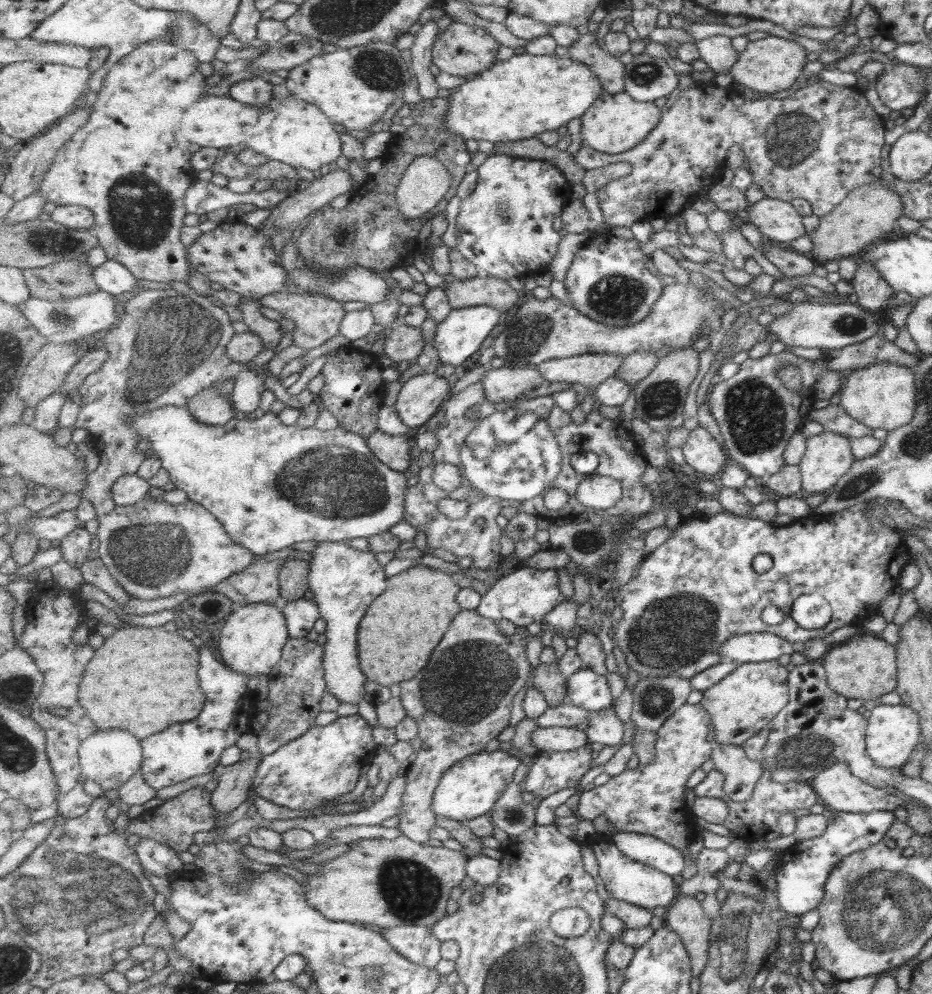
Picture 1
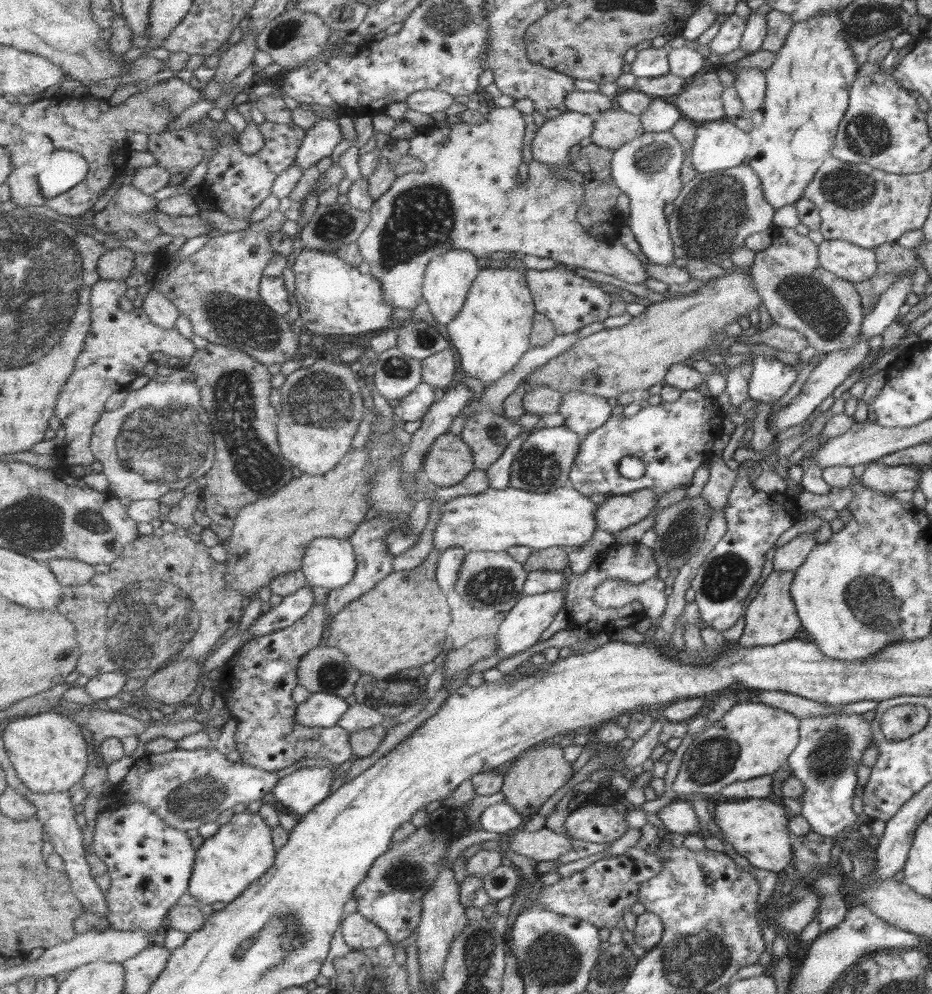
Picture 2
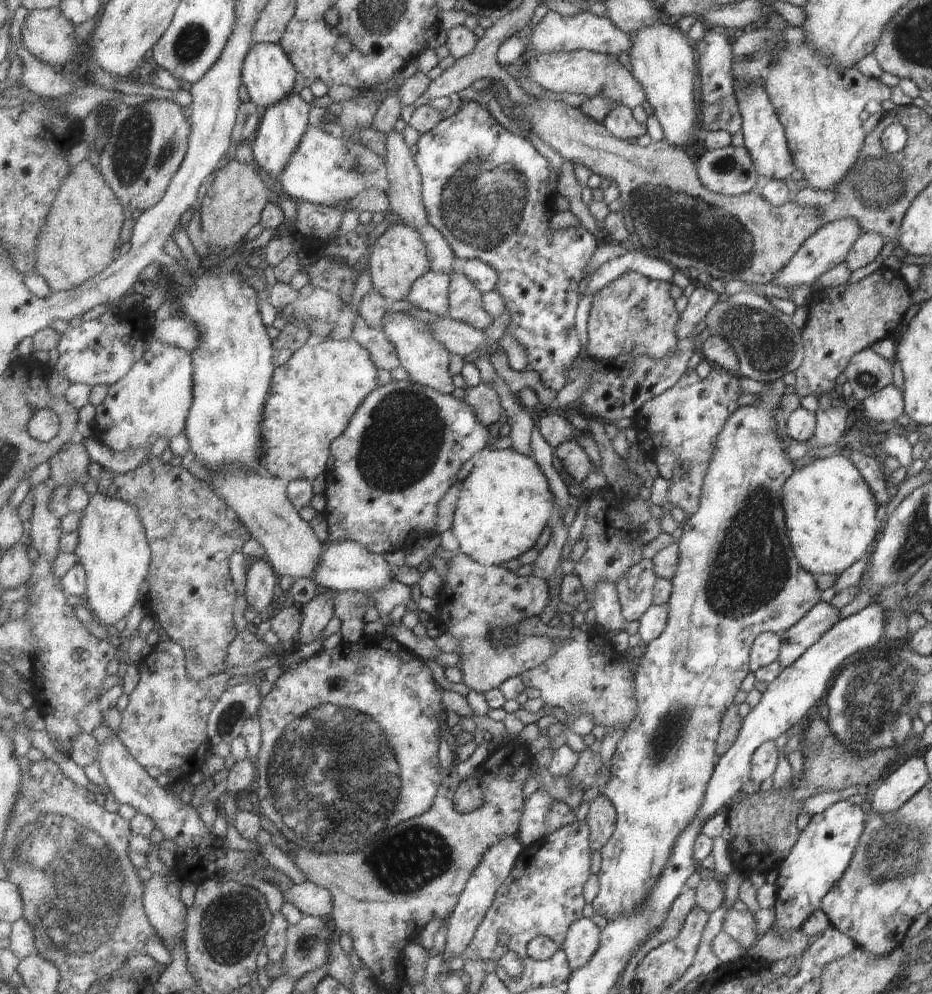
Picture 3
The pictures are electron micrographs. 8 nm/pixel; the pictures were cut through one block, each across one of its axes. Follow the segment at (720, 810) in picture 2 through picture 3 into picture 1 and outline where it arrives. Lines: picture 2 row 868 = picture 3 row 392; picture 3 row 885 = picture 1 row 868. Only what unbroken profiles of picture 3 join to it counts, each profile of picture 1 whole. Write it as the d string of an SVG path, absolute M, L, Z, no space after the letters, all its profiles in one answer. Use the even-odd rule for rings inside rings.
M601 833L601 836L589 838L594 842L592 850L599 864L599 876L610 896L648 909L658 906L669 907L669 904L673 904L673 900L679 894L677 893L679 886L675 884L673 875L625 855L620 847L615 845L612 837L610 833Z

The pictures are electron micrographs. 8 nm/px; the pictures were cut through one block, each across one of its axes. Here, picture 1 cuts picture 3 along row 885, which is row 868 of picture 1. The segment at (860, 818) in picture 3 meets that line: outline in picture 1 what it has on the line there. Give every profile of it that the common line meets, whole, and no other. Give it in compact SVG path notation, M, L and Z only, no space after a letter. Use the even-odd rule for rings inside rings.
M833 811L831 821L820 836L795 841L793 845L782 850L773 870L779 908L798 916L816 908L823 896L823 886L829 870L848 854L877 845L893 820L894 816L889 812L852 814Z

